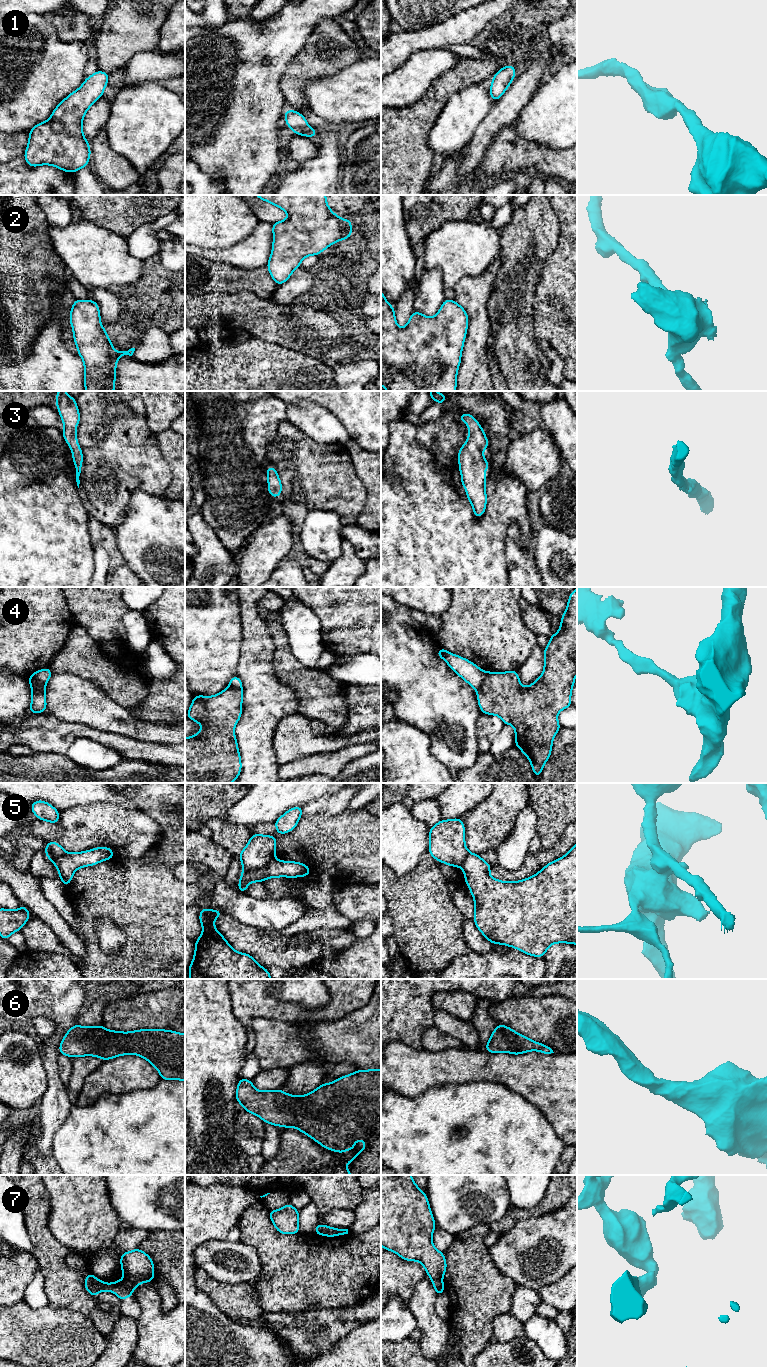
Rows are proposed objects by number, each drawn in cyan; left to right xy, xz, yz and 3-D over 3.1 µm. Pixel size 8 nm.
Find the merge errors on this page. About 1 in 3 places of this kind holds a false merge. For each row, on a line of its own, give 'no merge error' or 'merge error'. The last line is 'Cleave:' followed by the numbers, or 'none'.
1: no merge error
2: no merge error
3: no merge error
4: merge error
5: merge error
6: no merge error
7: merge error
Cleave: 4, 5, 7

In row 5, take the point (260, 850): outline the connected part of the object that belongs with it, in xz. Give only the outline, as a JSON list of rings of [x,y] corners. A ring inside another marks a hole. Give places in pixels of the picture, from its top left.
[[[252,834],[246,847],[238,855],[243,871],[257,870],[275,860],[276,837]]]

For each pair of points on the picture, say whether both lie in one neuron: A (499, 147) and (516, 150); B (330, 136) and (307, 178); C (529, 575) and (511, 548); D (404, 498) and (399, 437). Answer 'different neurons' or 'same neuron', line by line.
A: same neuron
B: same neuron
C: same neuron
D: same neuron

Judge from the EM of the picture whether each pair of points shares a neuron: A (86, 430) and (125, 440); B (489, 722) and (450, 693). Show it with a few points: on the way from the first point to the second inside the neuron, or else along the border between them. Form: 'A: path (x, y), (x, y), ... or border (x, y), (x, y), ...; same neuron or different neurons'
A: path (96, 430), (108, 430), (115, 437); same neuron
B: border (481, 713), (477, 720), (477, 738); different neurons

